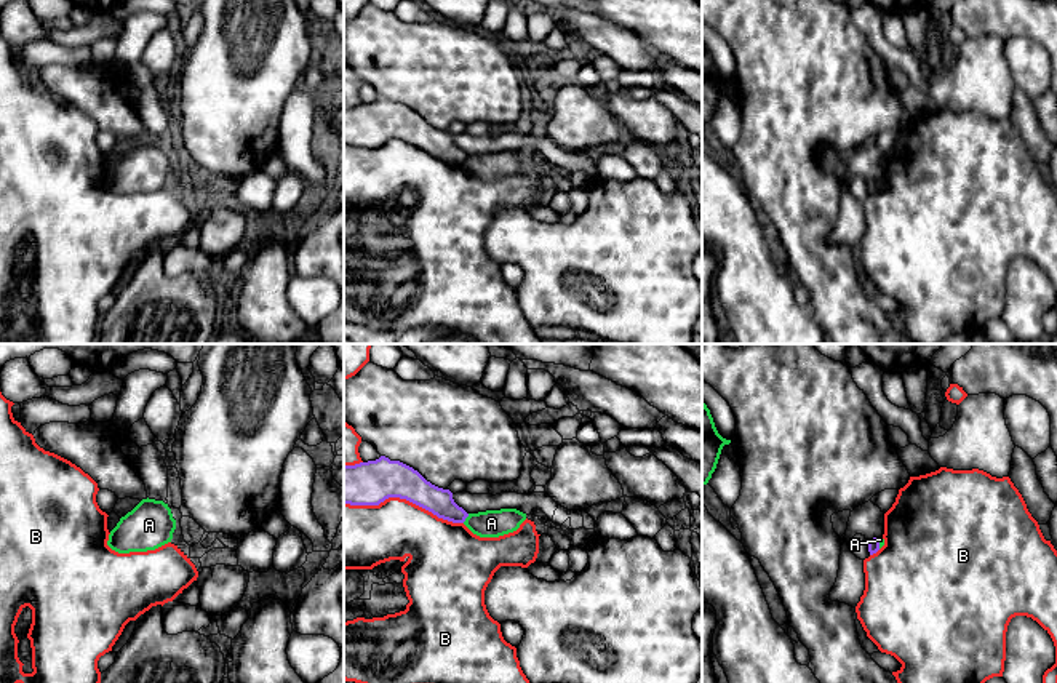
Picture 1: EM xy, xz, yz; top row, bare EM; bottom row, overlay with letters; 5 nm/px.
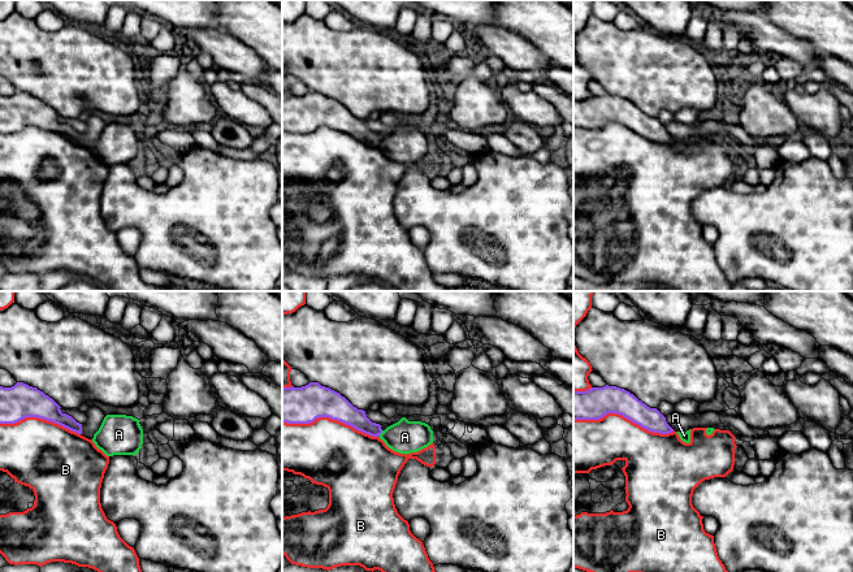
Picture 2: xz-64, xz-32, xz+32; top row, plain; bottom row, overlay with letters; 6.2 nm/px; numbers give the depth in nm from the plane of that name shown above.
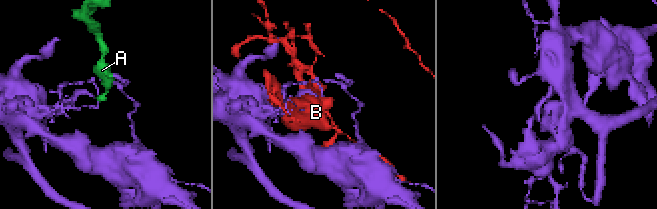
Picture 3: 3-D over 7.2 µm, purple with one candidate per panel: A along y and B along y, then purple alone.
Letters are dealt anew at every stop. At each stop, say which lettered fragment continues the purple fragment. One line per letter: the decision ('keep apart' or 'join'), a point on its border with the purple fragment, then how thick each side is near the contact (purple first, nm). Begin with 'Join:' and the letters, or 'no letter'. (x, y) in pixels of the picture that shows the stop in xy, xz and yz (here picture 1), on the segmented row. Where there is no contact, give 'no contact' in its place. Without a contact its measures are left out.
Join: no letter
A: keep apart; contact xz (466, 517); calibres 140 and 140 nm
B: keep apart; contact xz (403, 498); calibres 220 and 300 nm

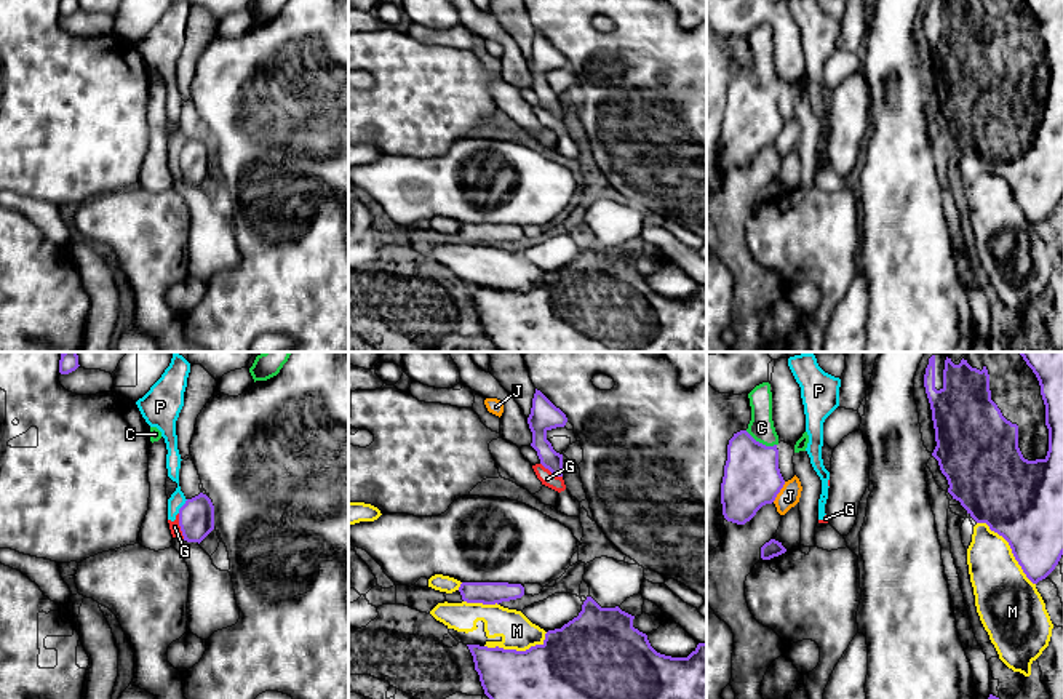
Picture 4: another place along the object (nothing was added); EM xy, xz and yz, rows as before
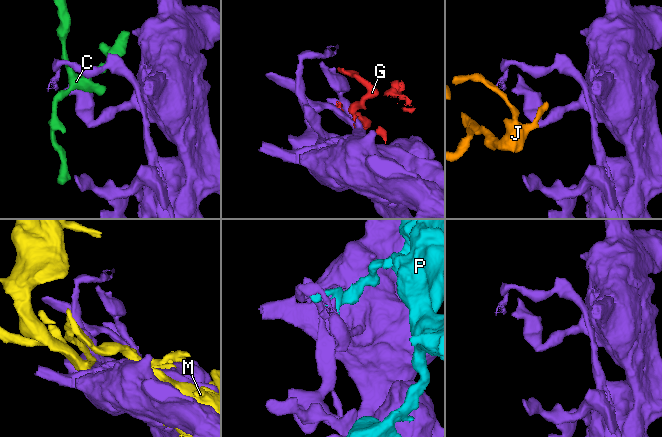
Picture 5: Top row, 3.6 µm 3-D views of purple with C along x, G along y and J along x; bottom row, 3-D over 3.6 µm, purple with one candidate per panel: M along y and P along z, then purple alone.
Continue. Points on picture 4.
Join: no letter
C: keep apart; contact yz (761, 443); calibres 280 and 130 nm
G: keep apart; contact xy (181, 527); calibres 180 and 50 nm
J: keep apart; contact yz (779, 491); calibres 280 and 110 nm
M: keep apart; contact yz (1011, 547); calibres 400 and 300 nm
P: keep apart; contact xy (183, 506); calibres 180 and 80 nm

